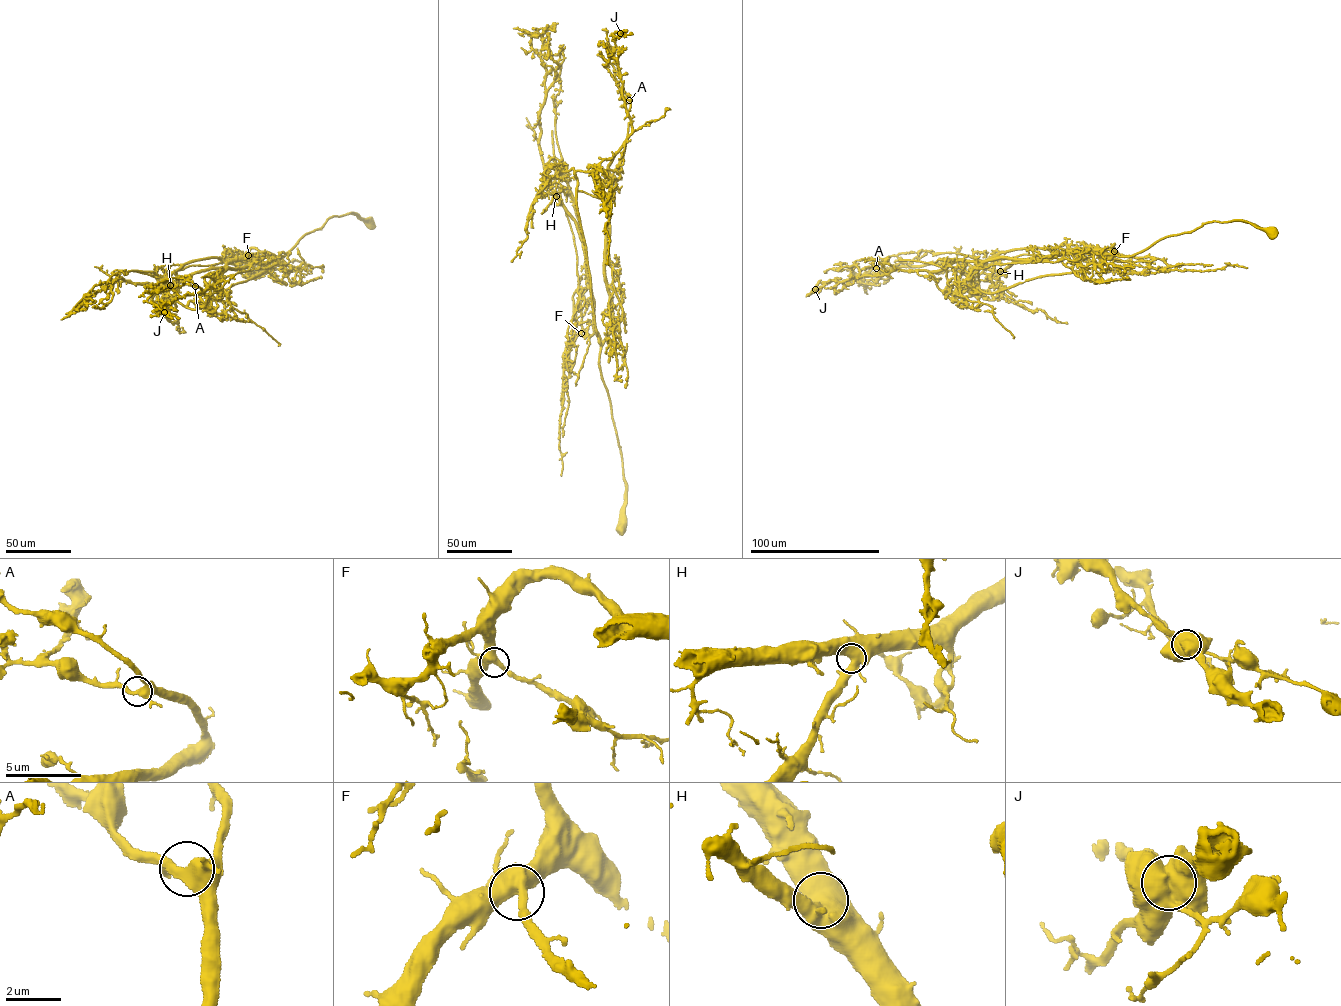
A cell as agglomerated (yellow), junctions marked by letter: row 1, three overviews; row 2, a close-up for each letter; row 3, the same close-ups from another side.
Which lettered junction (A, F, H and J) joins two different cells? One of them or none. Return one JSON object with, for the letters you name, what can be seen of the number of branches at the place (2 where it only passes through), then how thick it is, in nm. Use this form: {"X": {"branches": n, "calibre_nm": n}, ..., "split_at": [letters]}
{"split_at": []}

